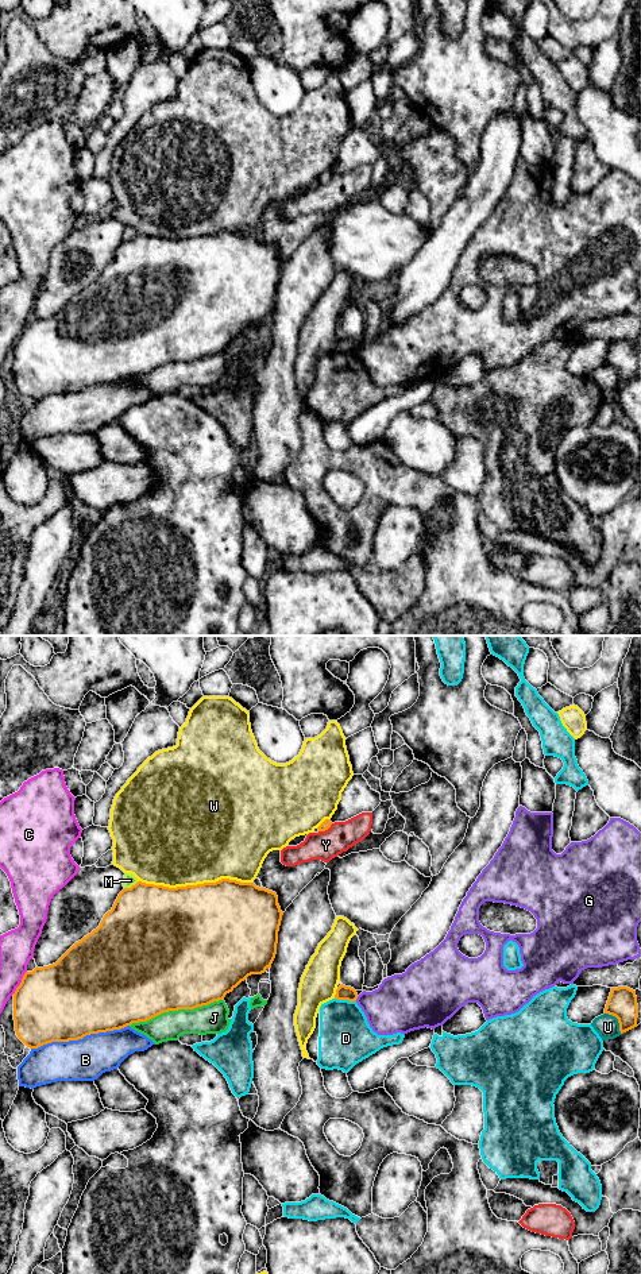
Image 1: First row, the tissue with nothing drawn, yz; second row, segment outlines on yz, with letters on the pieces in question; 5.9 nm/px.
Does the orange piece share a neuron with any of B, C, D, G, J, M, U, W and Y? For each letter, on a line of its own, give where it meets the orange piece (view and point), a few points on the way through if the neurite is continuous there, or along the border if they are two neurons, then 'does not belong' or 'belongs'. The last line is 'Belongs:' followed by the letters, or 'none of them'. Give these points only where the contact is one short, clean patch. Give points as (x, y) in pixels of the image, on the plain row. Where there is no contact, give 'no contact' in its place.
B: contact yz (74, 392); does not belong
C: contact yz (20, 335); border yz (26, 323), (20, 336), (12, 346); does not belong
D: contact yz (346, 351); does not belong
G: contact yz (356, 350); does not belong
J: contact yz (176, 362); does not belong
M: contact yz (132, 238); does not belong
U: contact yz (618, 373); does not belong
W: contact yz (194, 238); does not belong
Y: contact yz (325, 181); does not belong
Belongs: none of them

